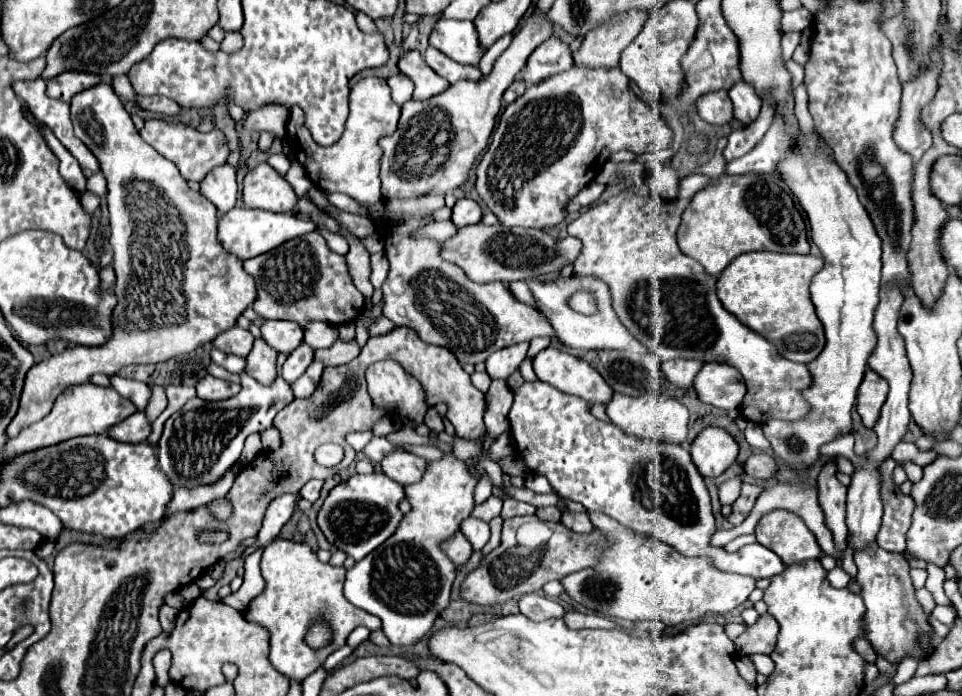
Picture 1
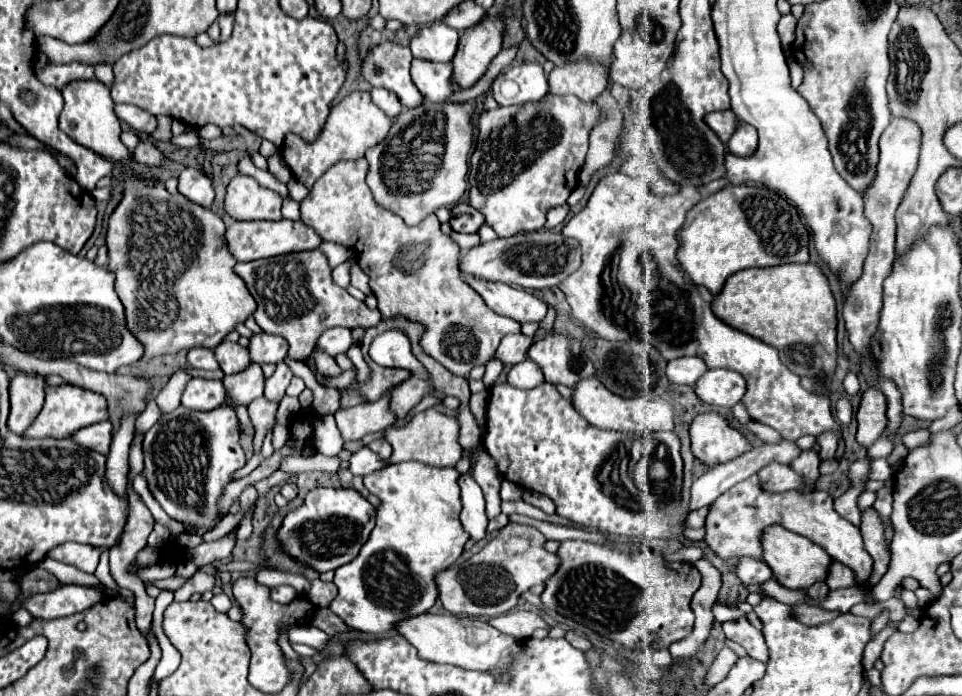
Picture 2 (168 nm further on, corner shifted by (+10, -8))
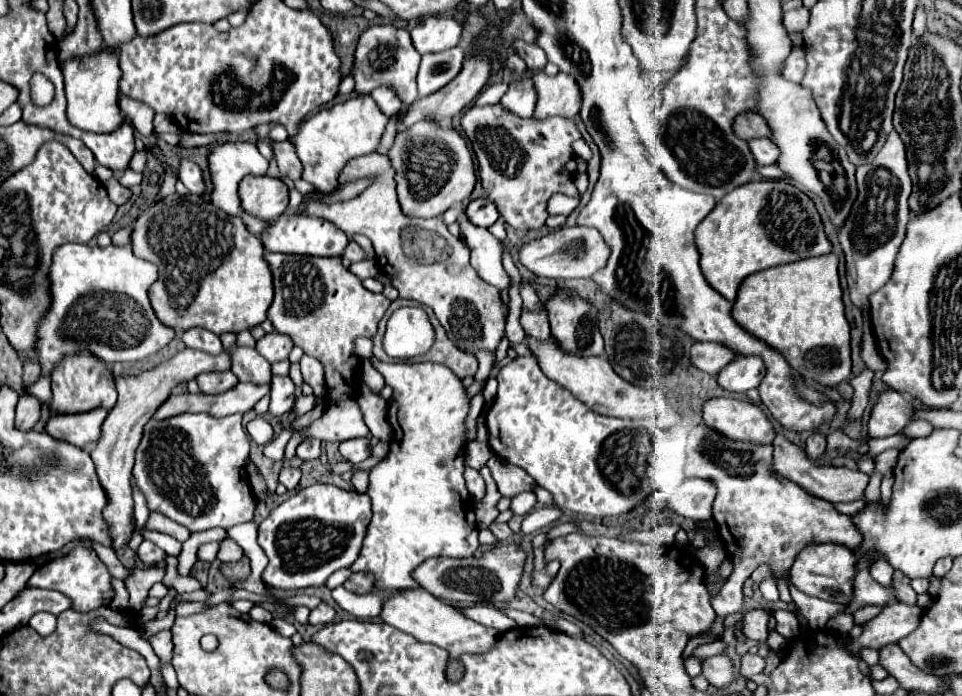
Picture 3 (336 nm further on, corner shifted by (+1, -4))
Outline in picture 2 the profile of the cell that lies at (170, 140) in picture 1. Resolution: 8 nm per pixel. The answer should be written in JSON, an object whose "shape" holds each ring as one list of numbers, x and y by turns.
{"shape":[[139,142,133,158,145,166,159,166,163,162,163,154,153,146,153,142]]}

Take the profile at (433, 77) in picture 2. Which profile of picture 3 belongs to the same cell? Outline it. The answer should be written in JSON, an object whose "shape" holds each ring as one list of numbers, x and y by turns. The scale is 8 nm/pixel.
{"shape":[[450,48,438,54,424,54,418,70,418,94,420,98,446,86,462,68,464,50]]}

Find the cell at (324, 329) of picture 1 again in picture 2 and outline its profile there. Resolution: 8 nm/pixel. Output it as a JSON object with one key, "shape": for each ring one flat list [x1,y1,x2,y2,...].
{"shape":[[315,352,315,360,317,360,317,372,321,372,325,376,331,376,331,378,341,376,341,368,337,366,335,358,331,358,323,352]]}

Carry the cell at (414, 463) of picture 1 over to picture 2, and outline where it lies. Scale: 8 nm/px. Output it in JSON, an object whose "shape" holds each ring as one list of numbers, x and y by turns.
{"shape":[[363,446,361,450,353,452,349,458,349,470,351,474,359,474,359,476,367,476,367,472,375,472,381,470,385,466,385,462,367,446]]}

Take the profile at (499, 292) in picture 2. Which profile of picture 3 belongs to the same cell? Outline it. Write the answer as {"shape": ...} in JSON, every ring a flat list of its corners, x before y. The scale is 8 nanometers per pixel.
{"shape":[[460,216,460,238,470,248,470,264,482,280,498,290,510,290,512,278,506,274,500,262,502,244,486,228,478,228]]}

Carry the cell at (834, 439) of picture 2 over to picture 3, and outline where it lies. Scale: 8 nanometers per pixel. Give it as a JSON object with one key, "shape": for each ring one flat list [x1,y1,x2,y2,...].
{"shape":[[864,370,860,376,850,380,850,384,854,388,854,398,852,398,852,406,850,406,848,414,846,414,848,422,854,422,854,420,858,420,862,416,862,412,864,412,864,408,868,404,868,390,870,390,870,384,872,384,872,376,874,376,872,370]]}

